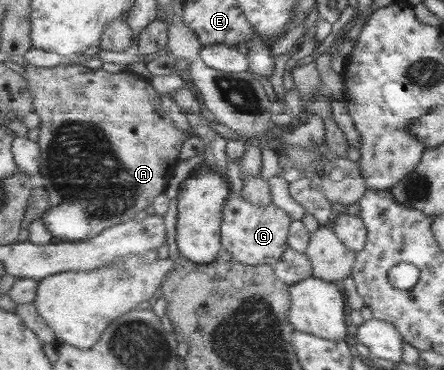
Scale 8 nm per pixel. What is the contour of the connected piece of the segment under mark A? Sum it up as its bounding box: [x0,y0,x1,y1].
[24,63,191,242]

